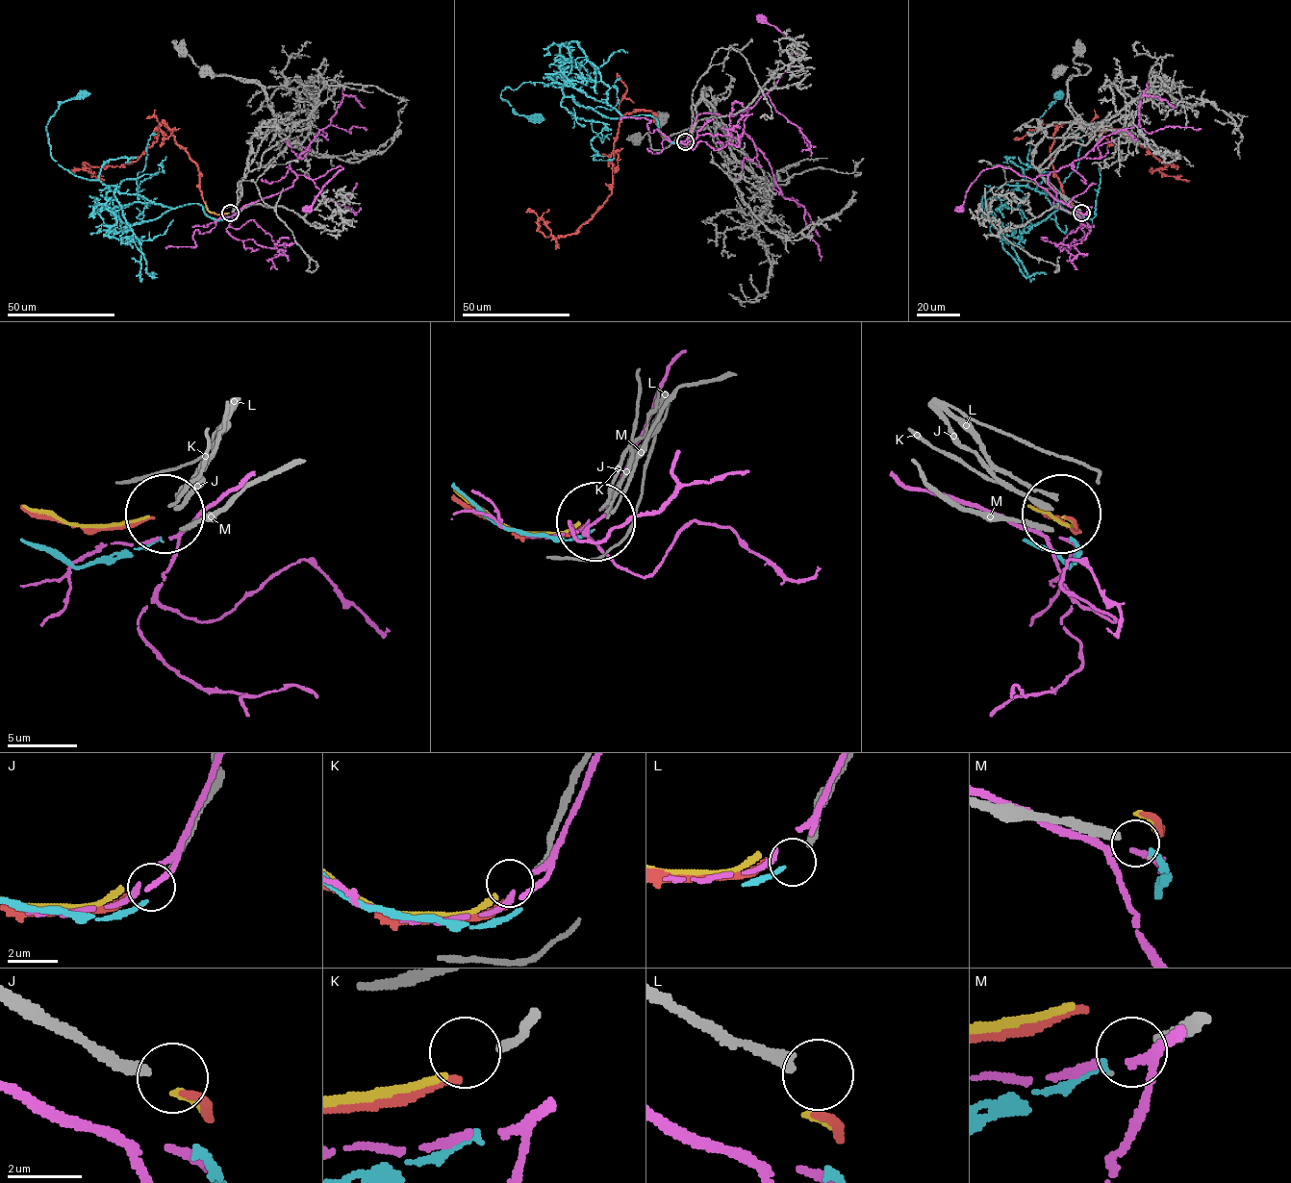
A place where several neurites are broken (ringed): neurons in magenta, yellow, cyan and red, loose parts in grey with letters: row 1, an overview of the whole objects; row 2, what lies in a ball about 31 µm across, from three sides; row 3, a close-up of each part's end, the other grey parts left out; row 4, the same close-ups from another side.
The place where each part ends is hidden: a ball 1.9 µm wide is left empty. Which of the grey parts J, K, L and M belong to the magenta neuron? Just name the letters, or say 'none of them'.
none of them

